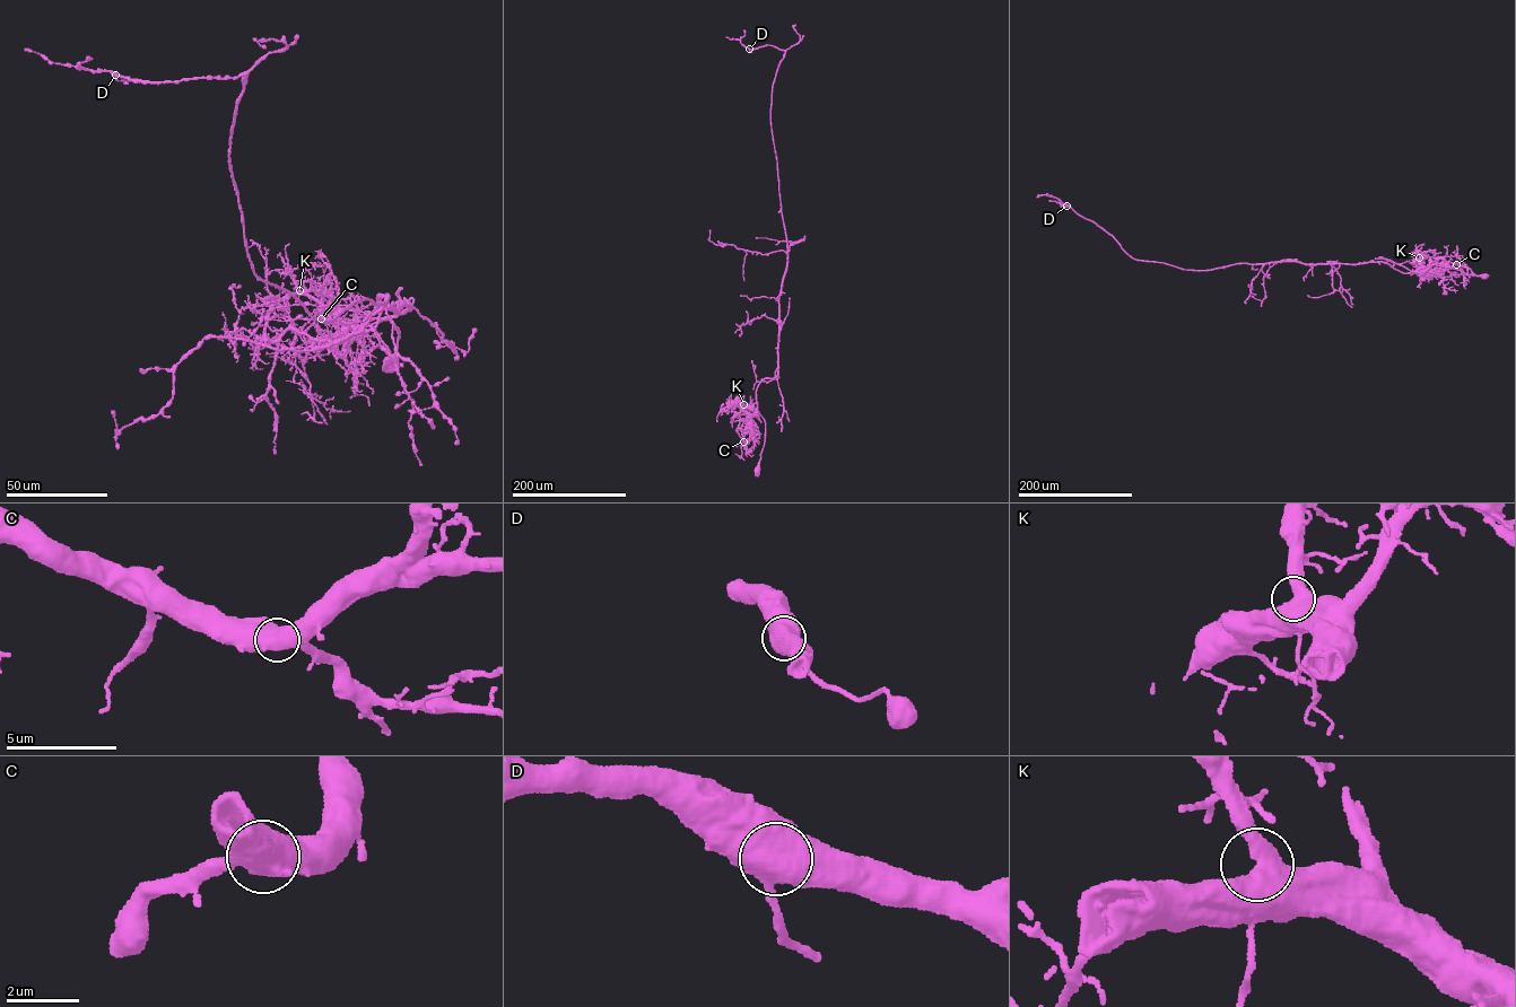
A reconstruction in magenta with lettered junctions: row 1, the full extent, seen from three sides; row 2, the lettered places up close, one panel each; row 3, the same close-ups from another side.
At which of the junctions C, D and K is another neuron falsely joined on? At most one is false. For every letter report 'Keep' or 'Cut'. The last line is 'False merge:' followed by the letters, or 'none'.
C: Keep
D: Keep
K: Keep
False merge: none

